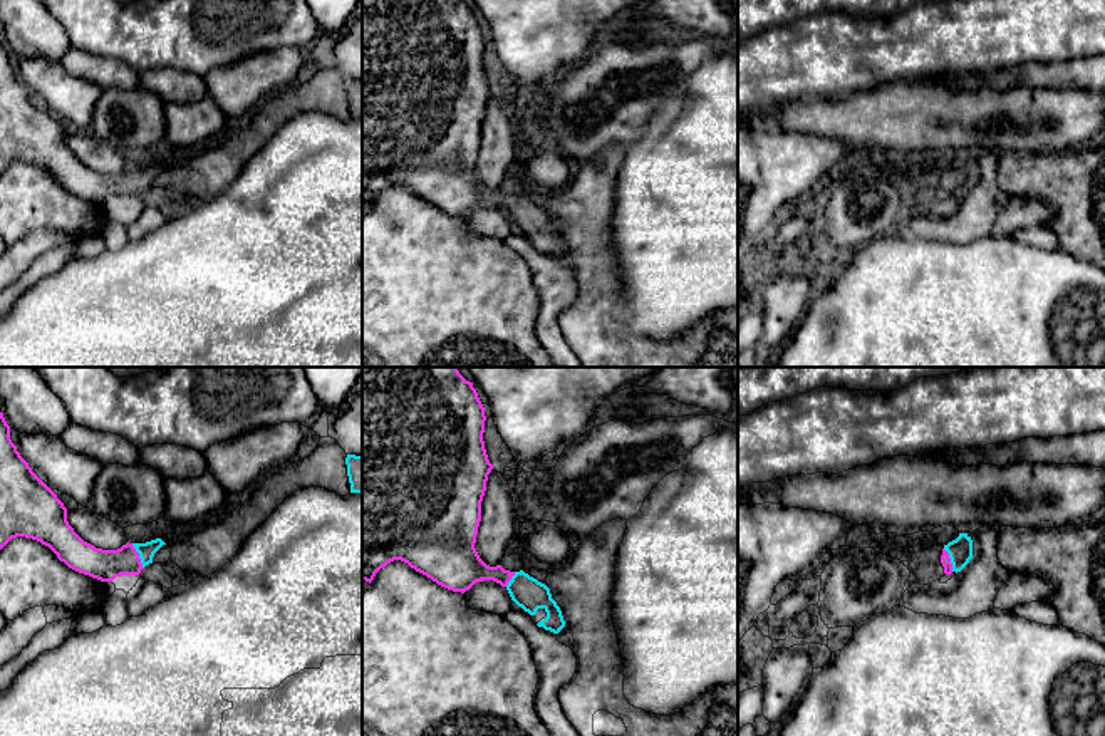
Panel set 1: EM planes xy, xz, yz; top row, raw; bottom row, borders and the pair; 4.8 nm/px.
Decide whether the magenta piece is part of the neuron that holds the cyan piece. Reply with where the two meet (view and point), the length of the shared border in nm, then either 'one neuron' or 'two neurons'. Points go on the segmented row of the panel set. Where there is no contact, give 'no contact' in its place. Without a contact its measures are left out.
meets cyan in xy at (140, 555); contact 130 nm long; one neuron

